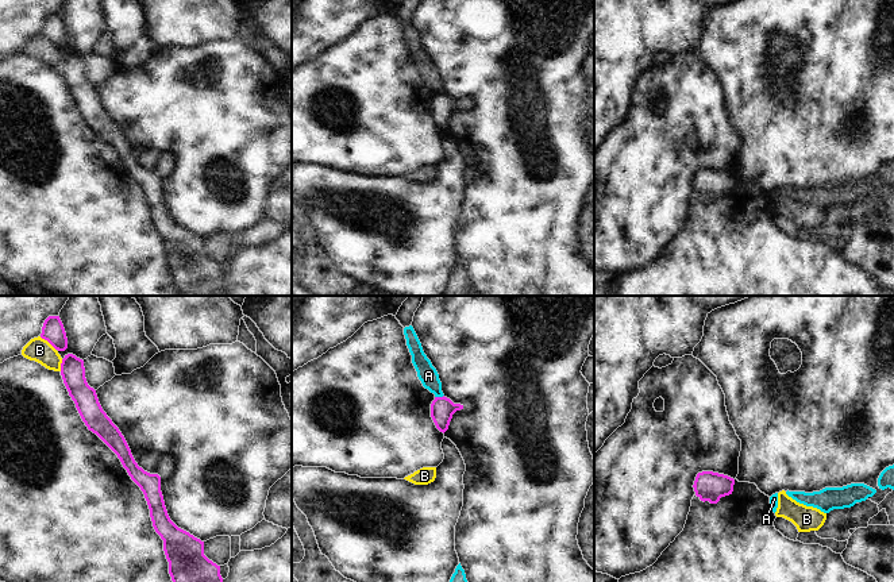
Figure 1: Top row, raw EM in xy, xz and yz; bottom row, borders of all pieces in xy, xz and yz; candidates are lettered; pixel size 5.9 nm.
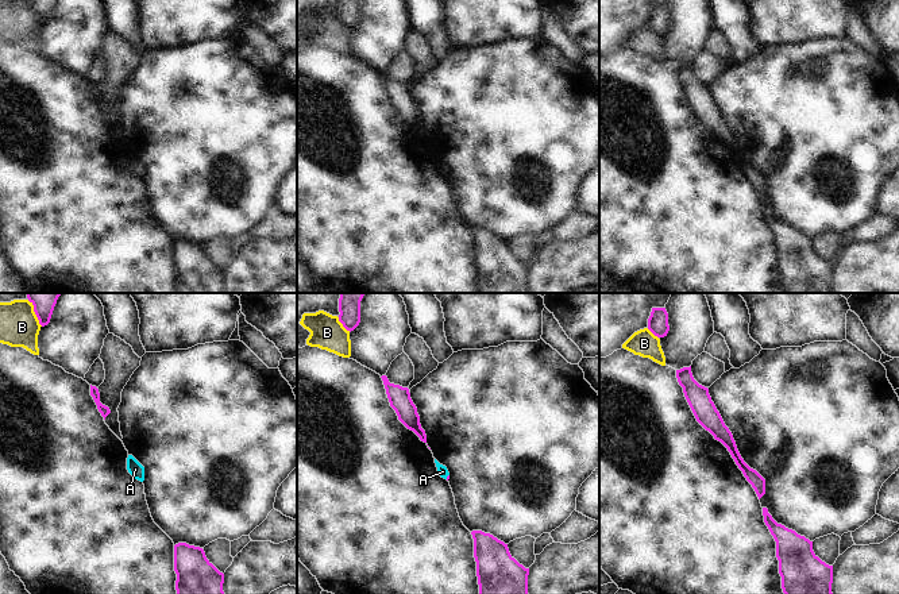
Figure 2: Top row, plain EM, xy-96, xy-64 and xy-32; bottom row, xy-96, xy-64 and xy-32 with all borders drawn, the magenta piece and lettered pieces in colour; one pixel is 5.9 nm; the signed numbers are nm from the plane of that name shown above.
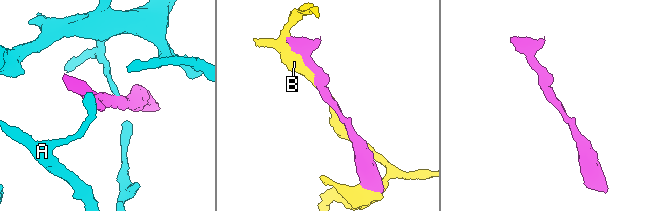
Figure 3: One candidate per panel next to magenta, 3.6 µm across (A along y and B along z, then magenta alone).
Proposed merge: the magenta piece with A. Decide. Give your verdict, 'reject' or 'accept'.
reject

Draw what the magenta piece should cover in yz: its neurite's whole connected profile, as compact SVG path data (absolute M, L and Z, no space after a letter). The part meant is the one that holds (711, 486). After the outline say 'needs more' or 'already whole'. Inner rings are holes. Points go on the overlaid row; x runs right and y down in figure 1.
M702 471L697 474L693 487L701 501L717 504L721 497L732 494L733 485L735 479L728 475Z; already whole

